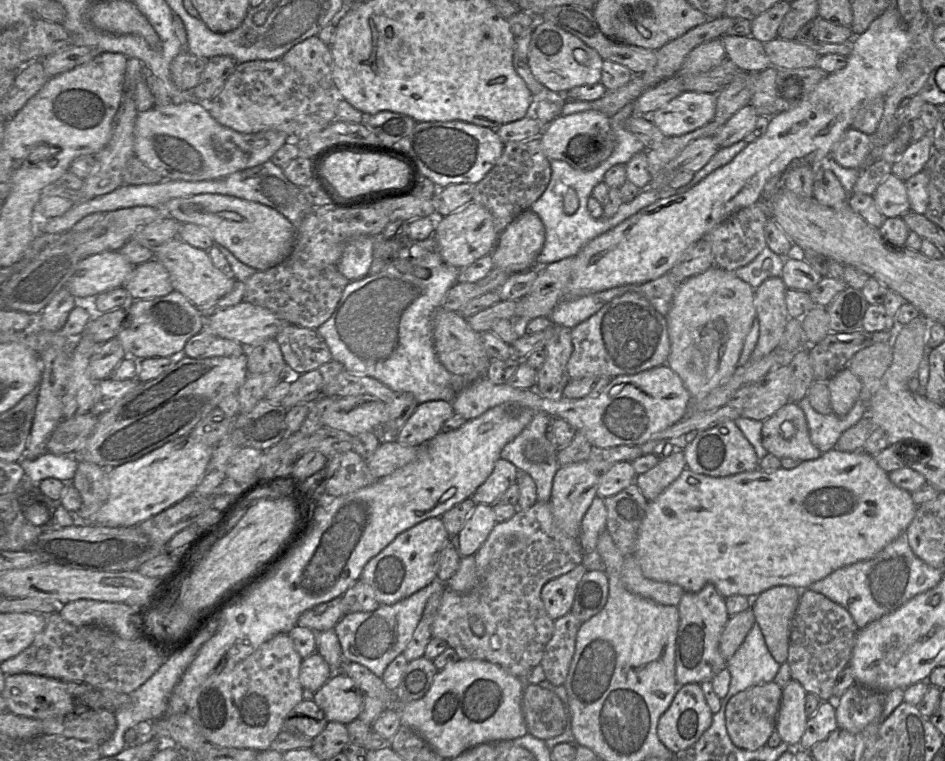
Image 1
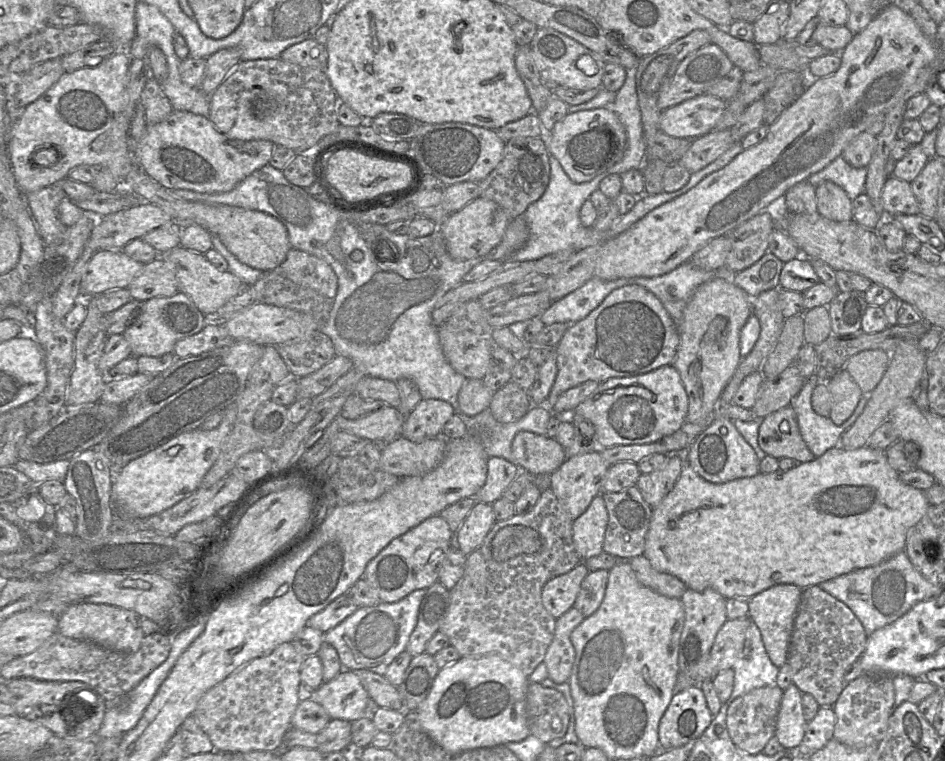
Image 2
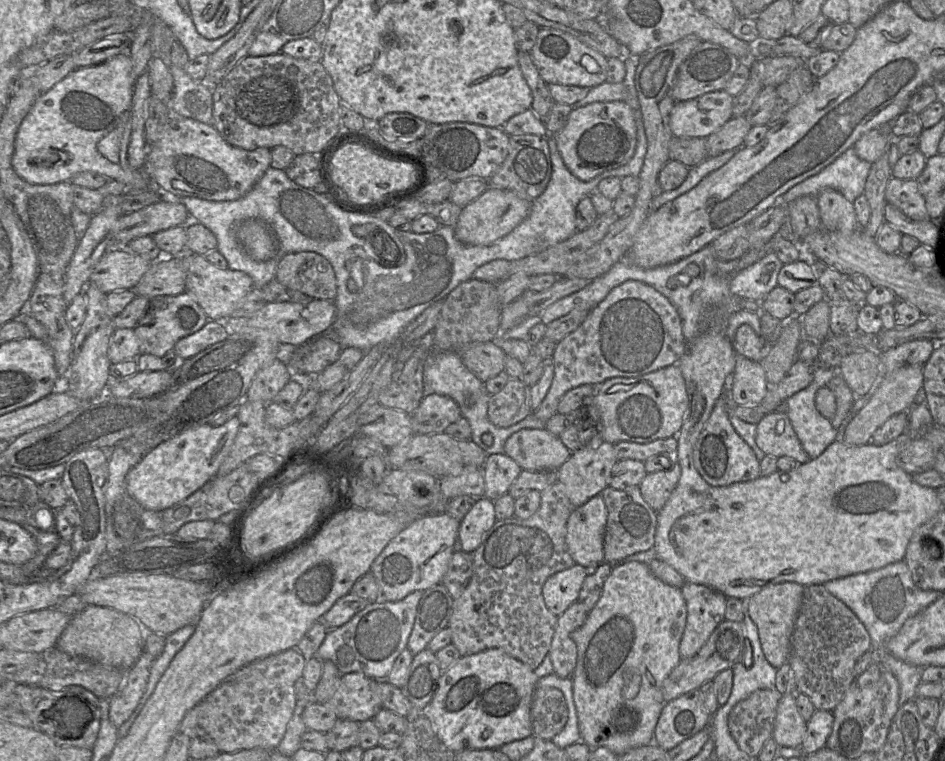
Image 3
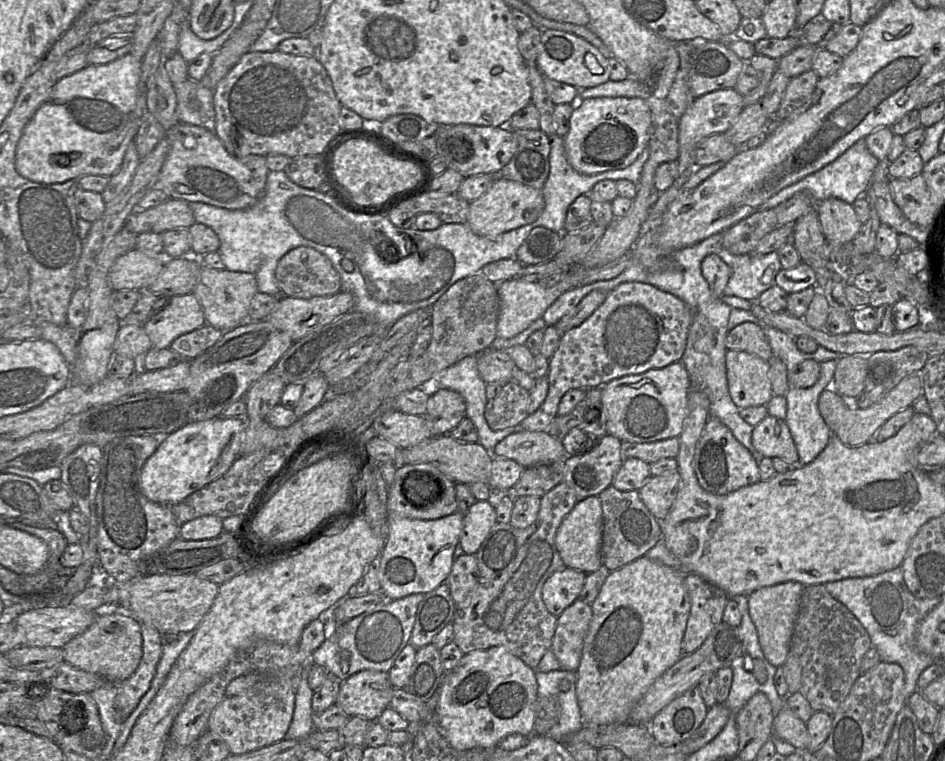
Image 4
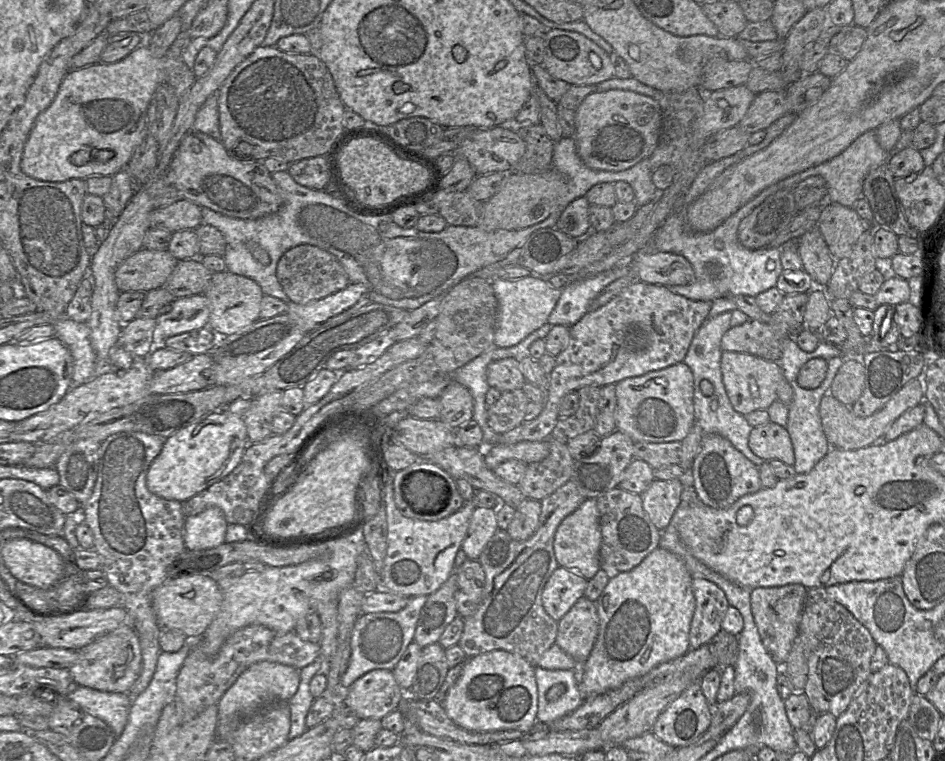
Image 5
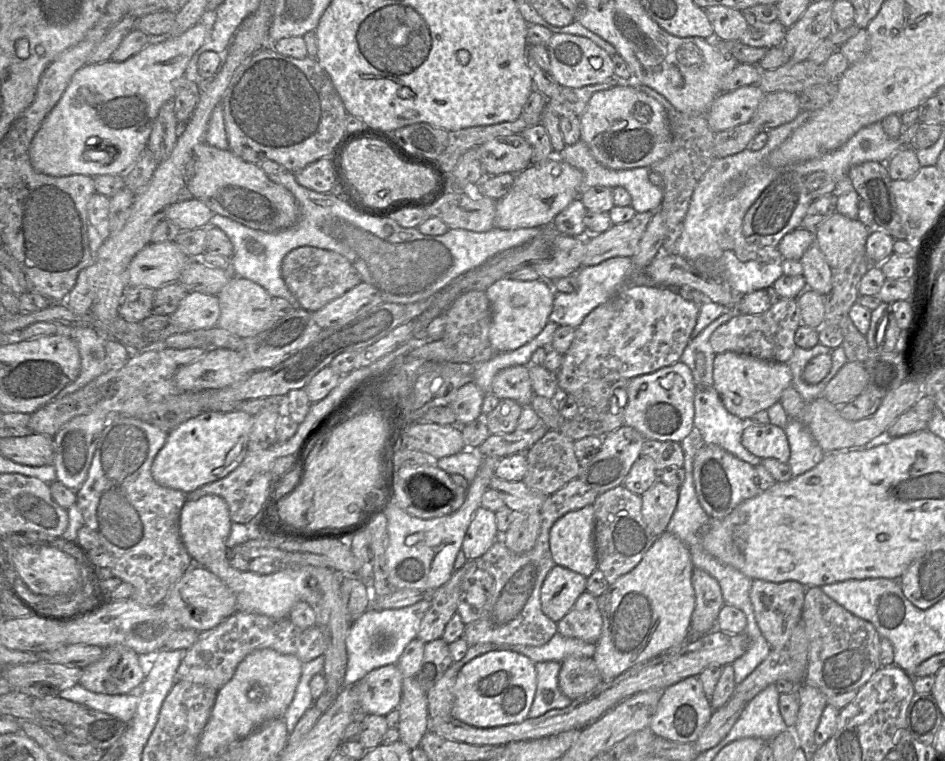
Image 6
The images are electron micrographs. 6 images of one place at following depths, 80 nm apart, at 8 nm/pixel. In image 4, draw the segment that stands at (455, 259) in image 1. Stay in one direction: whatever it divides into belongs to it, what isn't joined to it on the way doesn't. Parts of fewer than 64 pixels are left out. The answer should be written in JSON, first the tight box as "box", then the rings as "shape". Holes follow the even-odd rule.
{"box":[467,178,544,238],"shape":[[[496,178],[481,197],[470,202],[467,225],[474,233],[493,238],[504,232],[533,223],[543,212],[544,206],[542,190],[520,182]]]}

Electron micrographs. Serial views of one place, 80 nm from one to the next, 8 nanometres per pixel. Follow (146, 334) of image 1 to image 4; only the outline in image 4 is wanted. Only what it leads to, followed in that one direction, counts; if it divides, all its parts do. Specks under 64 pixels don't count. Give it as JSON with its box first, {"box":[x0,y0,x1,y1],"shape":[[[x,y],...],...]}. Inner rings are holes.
{"box":[143,294,206,348],"shape":[[[195,294],[167,298],[165,305],[143,325],[152,347],[169,348],[179,336],[206,324],[204,310]]]}

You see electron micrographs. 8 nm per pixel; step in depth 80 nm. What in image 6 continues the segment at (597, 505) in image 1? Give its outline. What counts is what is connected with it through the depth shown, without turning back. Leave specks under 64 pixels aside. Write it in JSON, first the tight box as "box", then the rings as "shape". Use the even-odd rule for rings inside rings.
{"box":[549,505,597,577],"shape":[[[593,505],[559,518],[551,527],[549,546],[556,565],[589,577],[597,569]]]}

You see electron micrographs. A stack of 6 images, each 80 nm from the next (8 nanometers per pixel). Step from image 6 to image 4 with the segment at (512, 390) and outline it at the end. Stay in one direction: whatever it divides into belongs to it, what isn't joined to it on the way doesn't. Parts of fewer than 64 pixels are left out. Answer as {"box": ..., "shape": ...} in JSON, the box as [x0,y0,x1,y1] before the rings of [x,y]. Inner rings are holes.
{"box":[478,348,514,384],"shape":[[[488,348],[478,357],[478,371],[486,384],[511,381],[514,366],[514,361],[504,350]]]}

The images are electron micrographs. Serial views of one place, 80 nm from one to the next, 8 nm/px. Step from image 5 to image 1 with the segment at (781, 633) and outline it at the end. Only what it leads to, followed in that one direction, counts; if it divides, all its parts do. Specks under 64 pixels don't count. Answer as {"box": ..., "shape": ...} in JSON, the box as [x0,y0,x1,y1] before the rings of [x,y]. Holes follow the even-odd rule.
{"box":[751,585,801,665],"shape":[[[786,585],[775,586],[751,601],[751,609],[766,646],[780,665],[787,662],[792,620],[801,591]]]}

